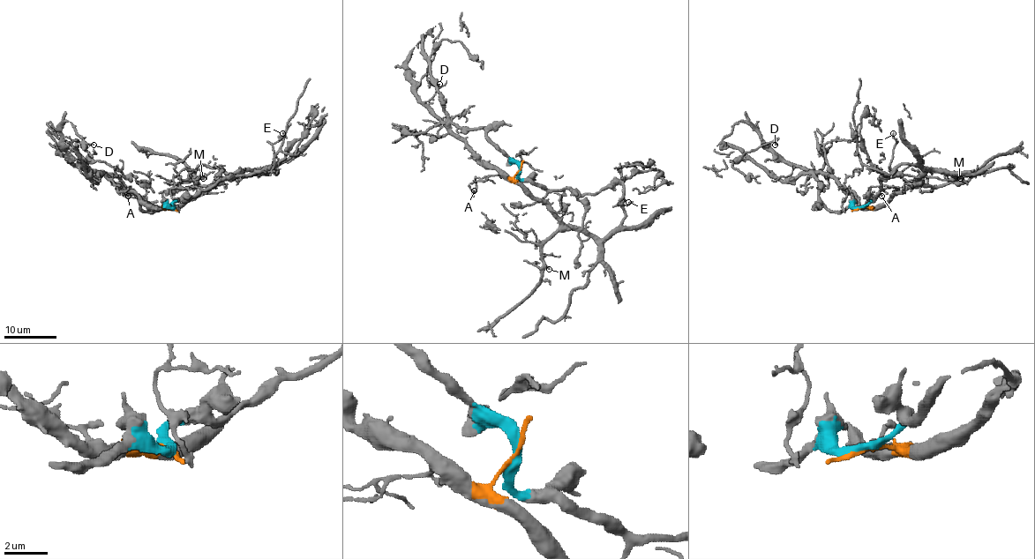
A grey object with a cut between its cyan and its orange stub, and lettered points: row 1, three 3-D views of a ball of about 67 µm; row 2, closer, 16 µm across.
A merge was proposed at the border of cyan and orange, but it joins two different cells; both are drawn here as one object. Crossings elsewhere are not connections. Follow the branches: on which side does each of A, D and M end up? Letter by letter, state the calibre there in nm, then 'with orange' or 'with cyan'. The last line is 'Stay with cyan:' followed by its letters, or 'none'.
A: calibre 140 nm; with orange
D: calibre 140 nm; with cyan
M: calibre 80 nm; with orange
Stay with cyan: D

